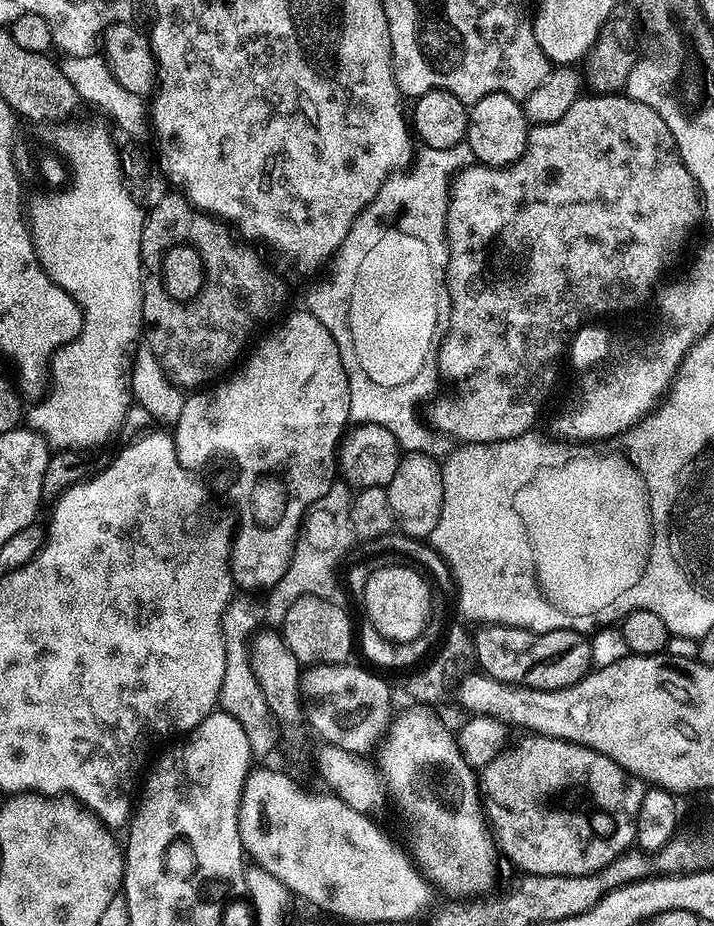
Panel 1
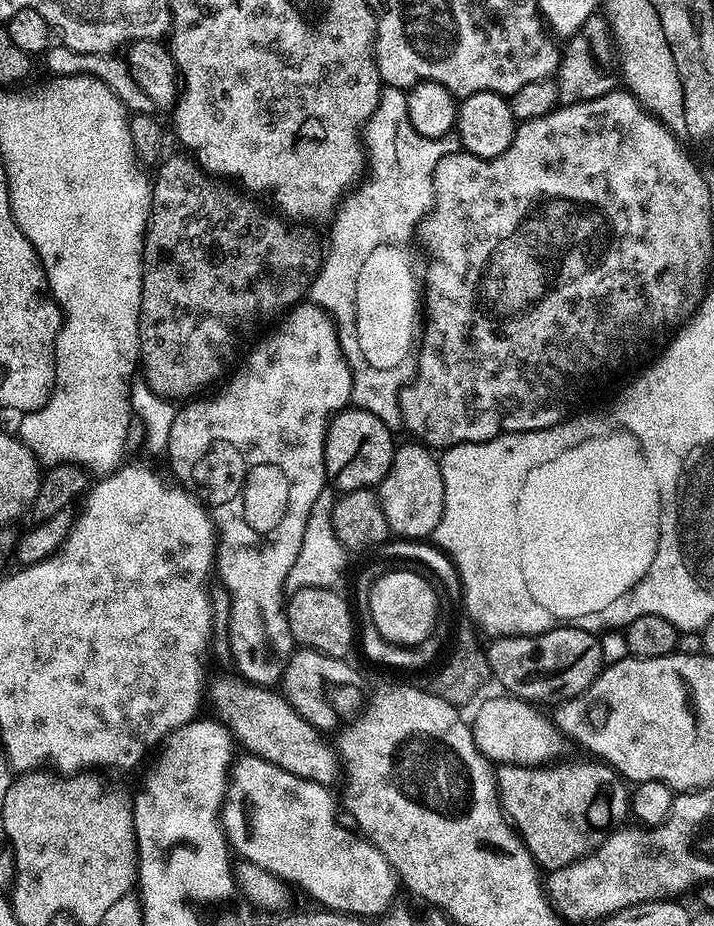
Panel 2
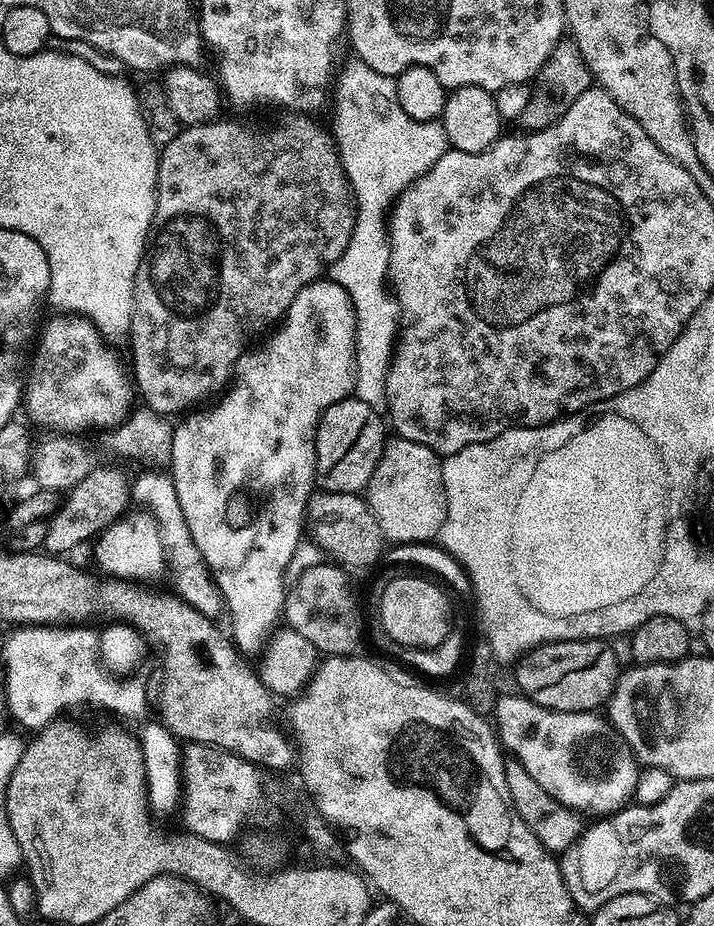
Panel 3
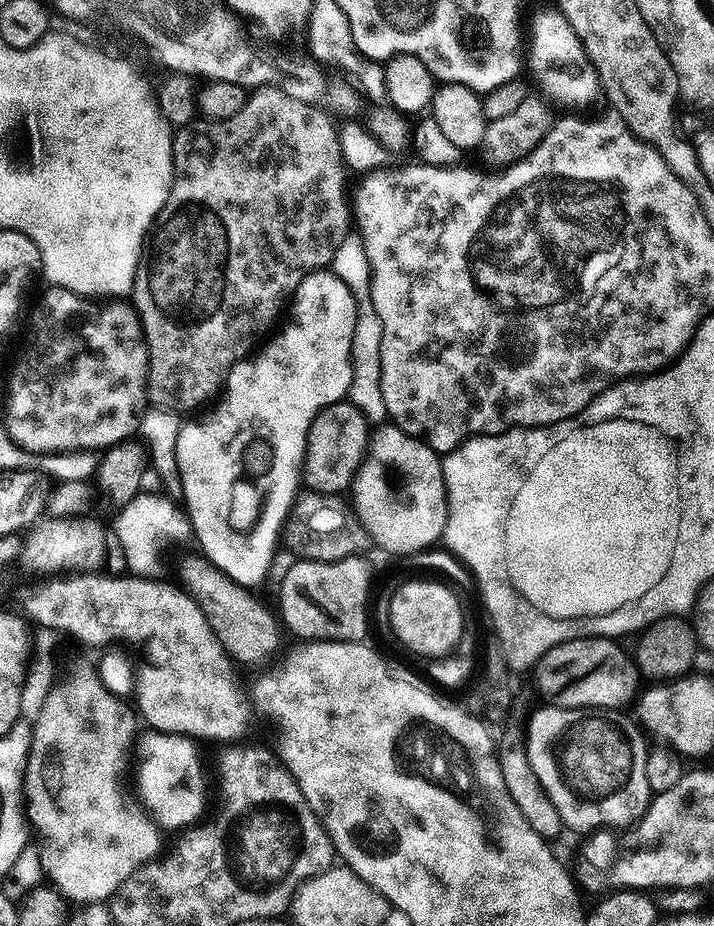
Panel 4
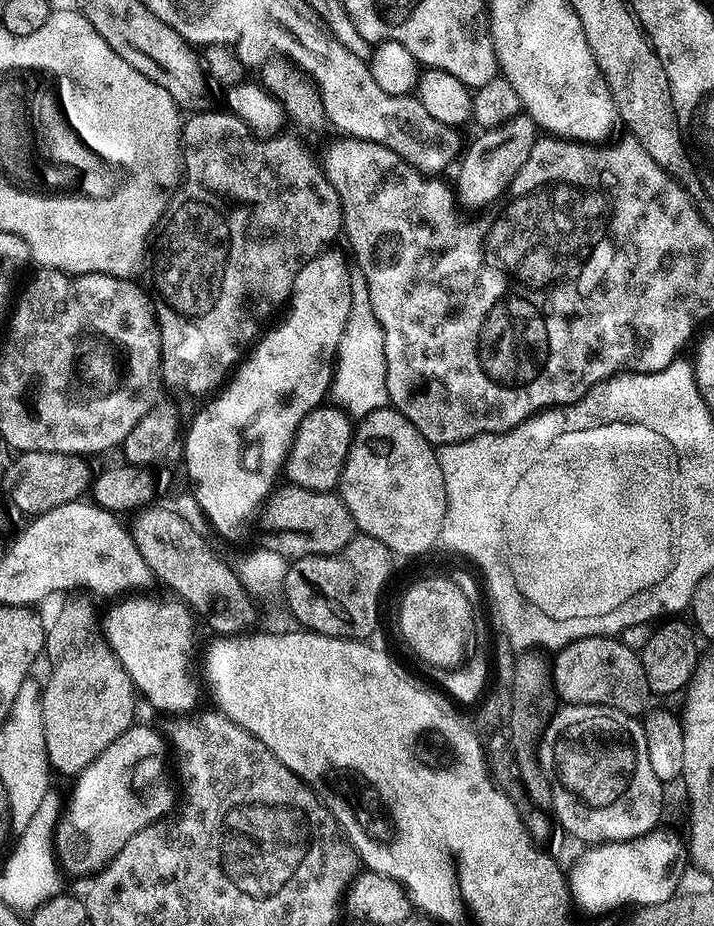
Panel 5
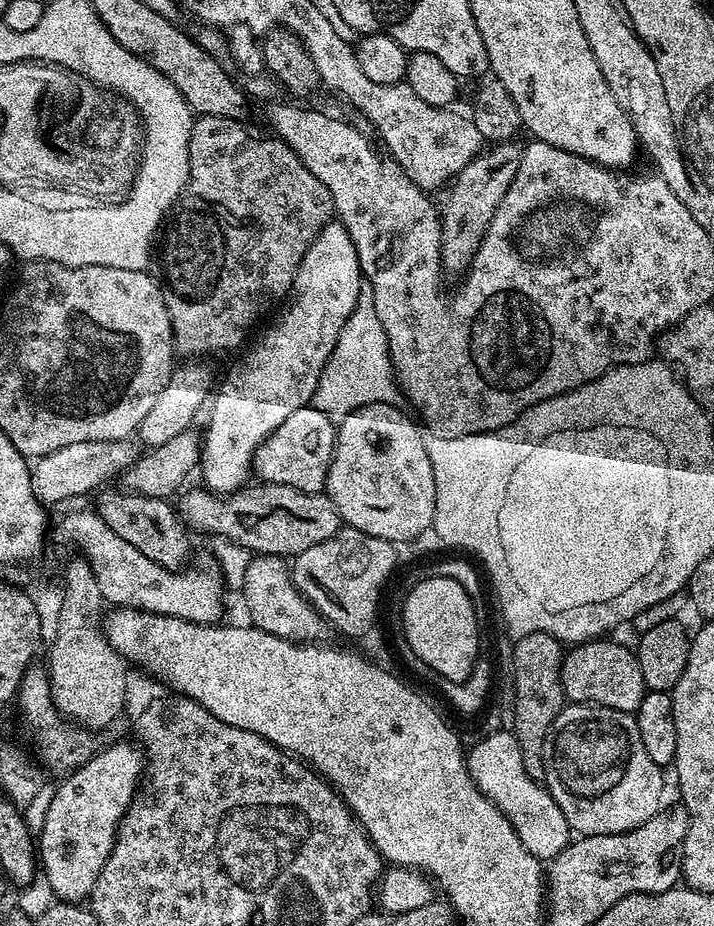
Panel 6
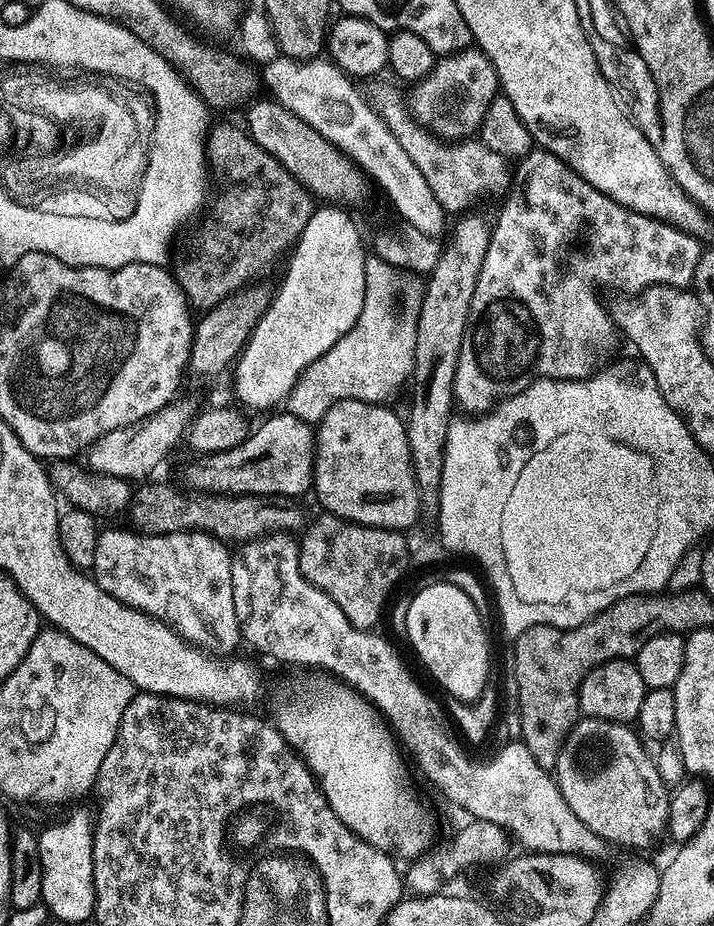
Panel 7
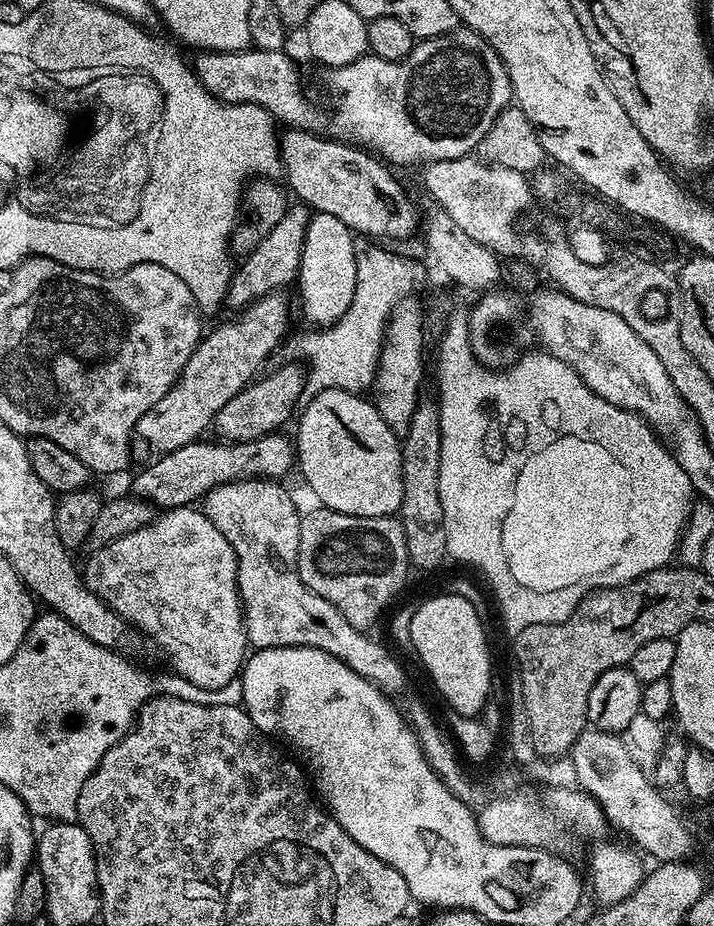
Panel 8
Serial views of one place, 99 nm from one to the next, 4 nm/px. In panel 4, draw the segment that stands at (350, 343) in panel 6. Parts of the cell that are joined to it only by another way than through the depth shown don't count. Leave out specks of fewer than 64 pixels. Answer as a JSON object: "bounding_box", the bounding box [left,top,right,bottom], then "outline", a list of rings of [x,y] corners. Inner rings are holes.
{"bounding_box":[330,234,388,426],"outline":[[[350,234],[338,246],[330,265],[331,272],[354,294],[356,299],[356,325],[352,338],[352,381],[347,399],[363,414],[369,425],[379,426],[388,420],[386,402],[382,402],[382,322],[374,310],[374,302],[370,294],[372,285],[372,267],[366,256],[364,242],[359,235]]]}

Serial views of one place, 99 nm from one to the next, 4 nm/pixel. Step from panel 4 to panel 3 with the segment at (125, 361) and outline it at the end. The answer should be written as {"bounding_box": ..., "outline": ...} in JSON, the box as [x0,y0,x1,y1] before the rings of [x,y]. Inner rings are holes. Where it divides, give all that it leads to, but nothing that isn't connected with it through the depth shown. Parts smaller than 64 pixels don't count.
{"bounding_box":[26,314,134,424],"outline":[[[70,314],[53,315],[53,320],[43,325],[26,386],[26,408],[40,424],[110,424],[123,423],[133,411],[134,384],[129,373],[104,349],[105,339],[84,317]]]}

